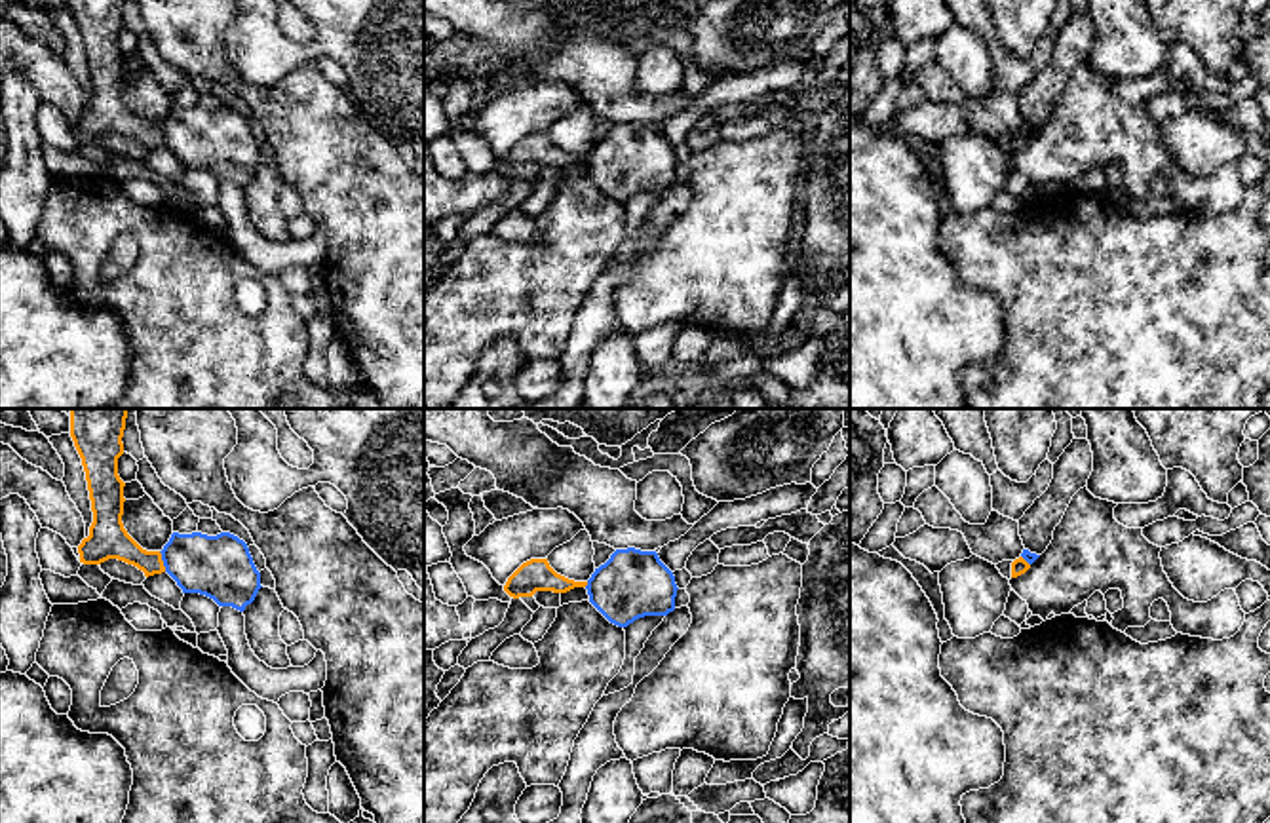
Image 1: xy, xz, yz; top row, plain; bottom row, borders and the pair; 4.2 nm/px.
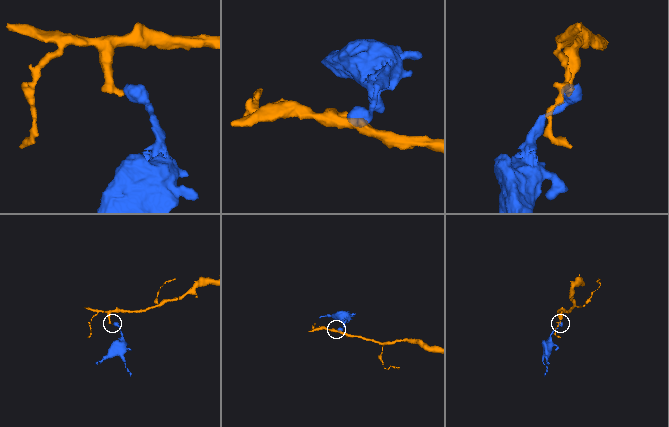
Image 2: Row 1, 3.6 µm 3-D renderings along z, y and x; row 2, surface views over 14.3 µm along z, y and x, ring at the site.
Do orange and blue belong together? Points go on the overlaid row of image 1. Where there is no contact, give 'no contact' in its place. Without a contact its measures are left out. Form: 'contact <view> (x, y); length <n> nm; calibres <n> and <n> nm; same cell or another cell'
contact xy (162, 561); length 90 nm; calibres 160 and 280 nm; another cell

